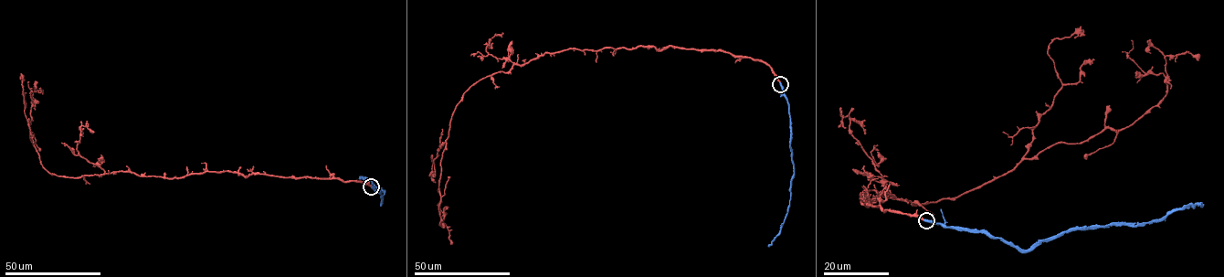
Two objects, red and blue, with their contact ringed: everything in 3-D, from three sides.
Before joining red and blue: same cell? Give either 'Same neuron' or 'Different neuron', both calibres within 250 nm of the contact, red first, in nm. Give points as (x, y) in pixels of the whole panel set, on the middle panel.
Same neuron. Thickness 320 nm (red) against 500 nm

